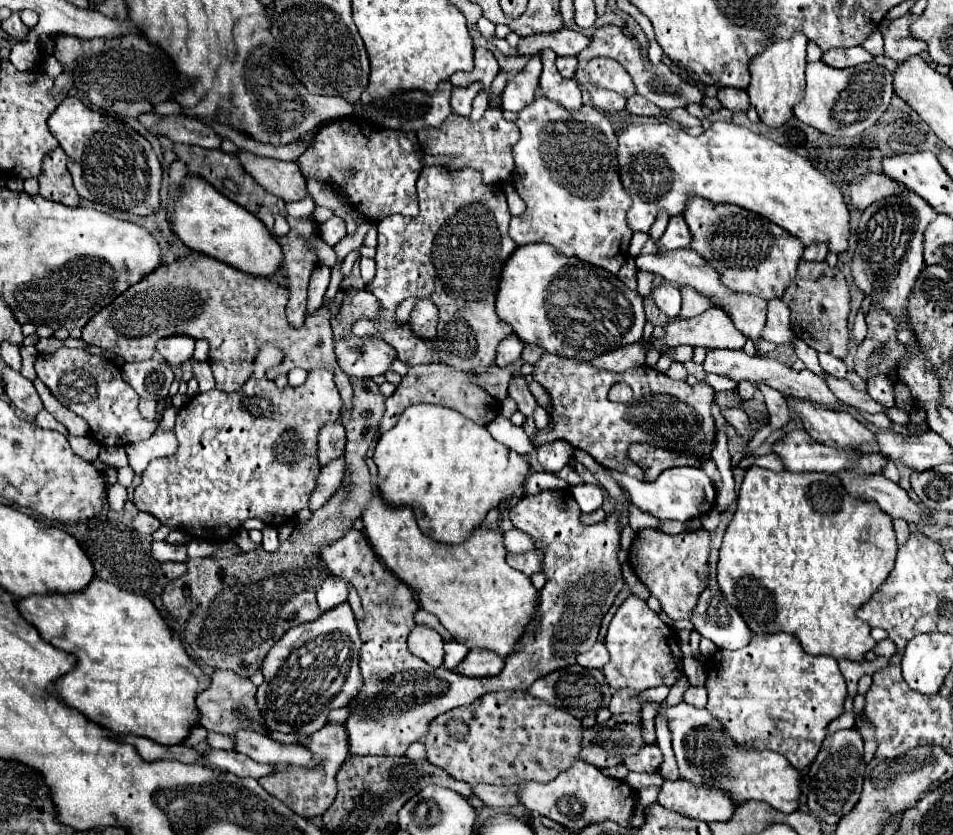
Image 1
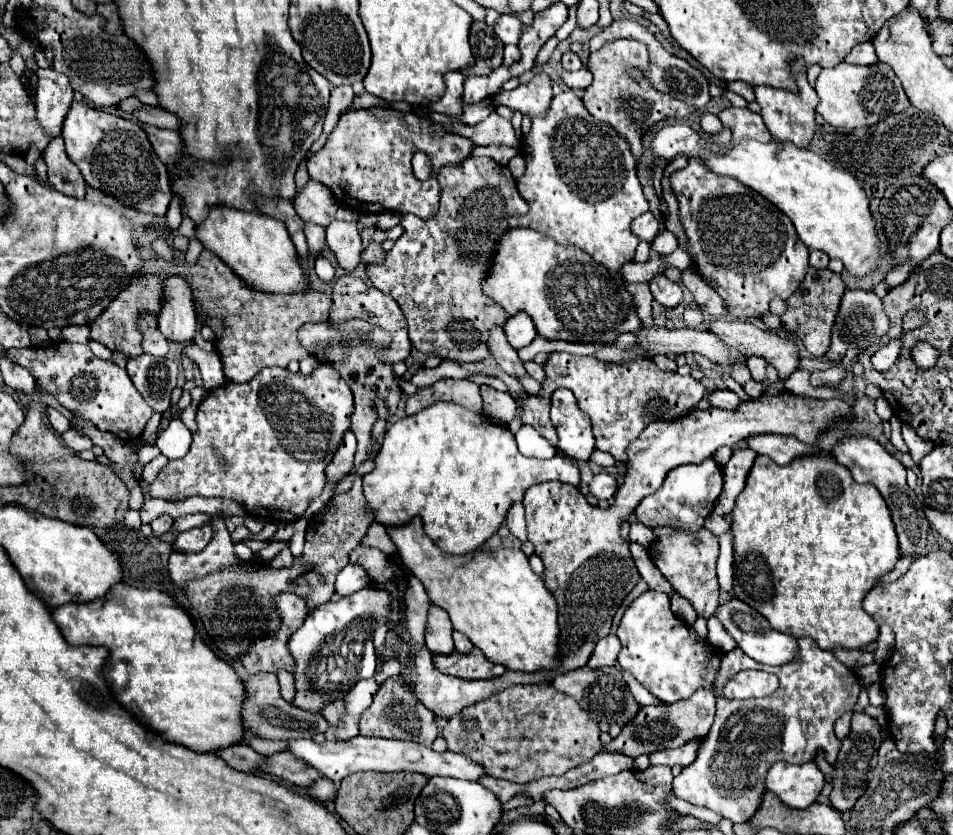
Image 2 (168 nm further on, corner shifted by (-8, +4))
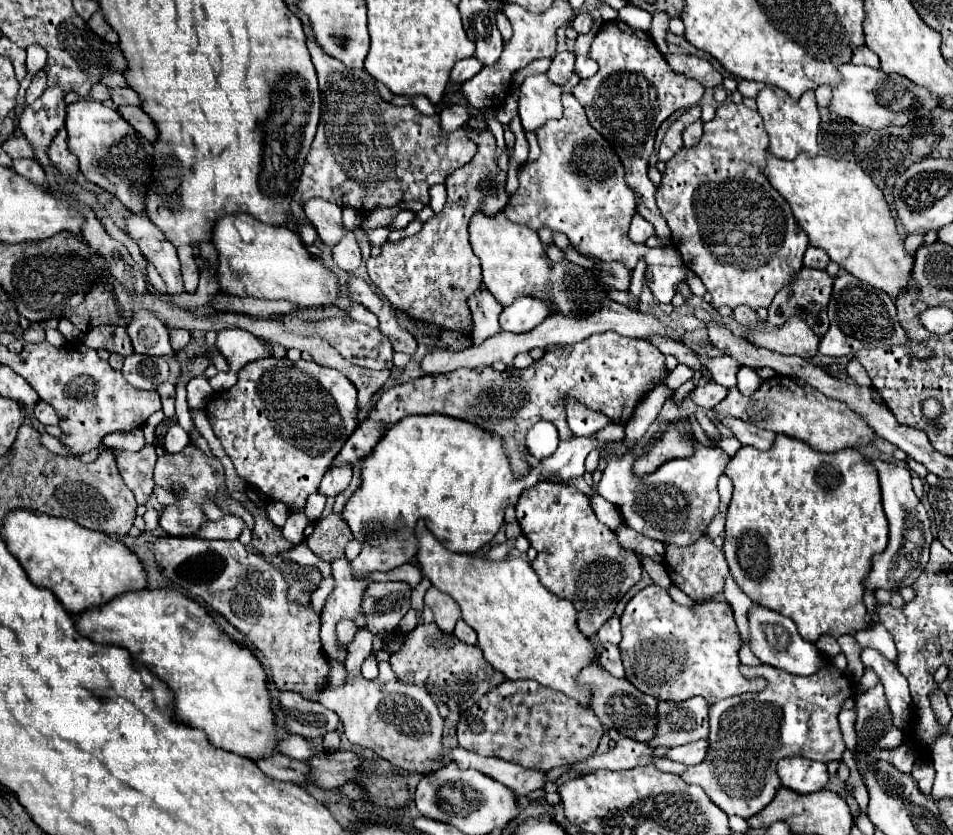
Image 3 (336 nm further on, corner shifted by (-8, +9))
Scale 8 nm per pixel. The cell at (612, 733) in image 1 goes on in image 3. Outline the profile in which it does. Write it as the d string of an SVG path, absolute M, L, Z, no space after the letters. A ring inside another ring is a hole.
M693 697L681 703L659 703L657 737L649 741L651 747L677 747L705 739L709 735L709 705L703 697Z

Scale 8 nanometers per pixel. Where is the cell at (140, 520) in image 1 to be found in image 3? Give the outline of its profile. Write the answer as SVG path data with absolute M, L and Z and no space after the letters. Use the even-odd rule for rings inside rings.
M189 443L177 455L171 455L171 453L161 455L154 468L155 484L173 493L175 493L175 486L180 486L185 491L184 495L176 495L177 504L163 507L161 517L159 517L159 525L163 527L163 531L173 537L195 537L201 531L203 523L209 521L207 515L203 513L203 505L207 503L207 499L213 499L217 507L221 505L223 479L225 479L225 473L223 473L221 461L215 459L211 453L203 453L193 443Z

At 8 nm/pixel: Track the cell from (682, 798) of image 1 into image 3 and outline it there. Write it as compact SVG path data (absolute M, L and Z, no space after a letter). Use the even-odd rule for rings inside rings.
M829 661L809 677L797 677L771 665L741 665L741 673L747 679L763 677L767 687L763 691L723 699L709 707L709 755L703 763L689 767L683 773L683 779L687 783L701 785L711 801L727 815L747 819L767 807L781 789L781 779L775 771L781 757L815 755L815 761L823 763L841 759L845 743L837 715L841 711L841 703L853 693L855 687Z

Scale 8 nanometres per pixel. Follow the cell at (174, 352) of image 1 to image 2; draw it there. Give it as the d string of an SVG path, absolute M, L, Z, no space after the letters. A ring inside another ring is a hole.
M171 276L165 284L165 304L159 316L159 332L163 332L169 342L177 344L185 344L195 338L197 316L191 290L179 276Z

